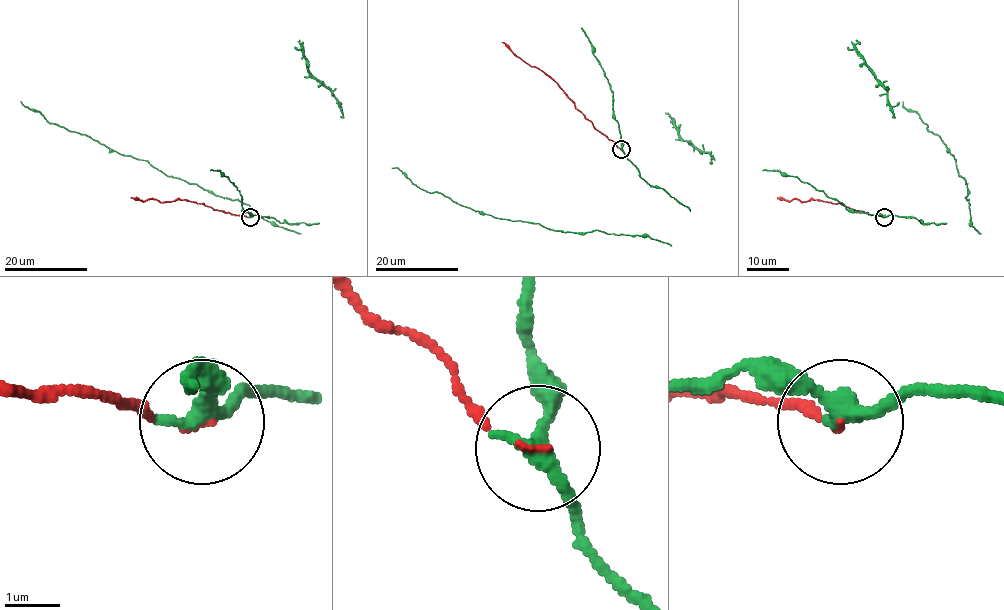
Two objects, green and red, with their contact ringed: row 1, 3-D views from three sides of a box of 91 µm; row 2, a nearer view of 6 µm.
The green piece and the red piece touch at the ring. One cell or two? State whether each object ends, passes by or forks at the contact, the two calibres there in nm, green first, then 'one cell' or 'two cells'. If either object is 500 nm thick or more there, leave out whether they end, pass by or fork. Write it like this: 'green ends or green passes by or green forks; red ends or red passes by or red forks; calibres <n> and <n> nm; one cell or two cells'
green passes by; red ends; calibres 320 and 60 nm; one cell

